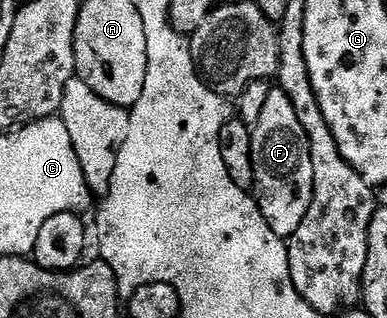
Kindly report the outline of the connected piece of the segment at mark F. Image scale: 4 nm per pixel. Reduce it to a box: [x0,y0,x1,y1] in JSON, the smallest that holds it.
[251,88,315,240]

